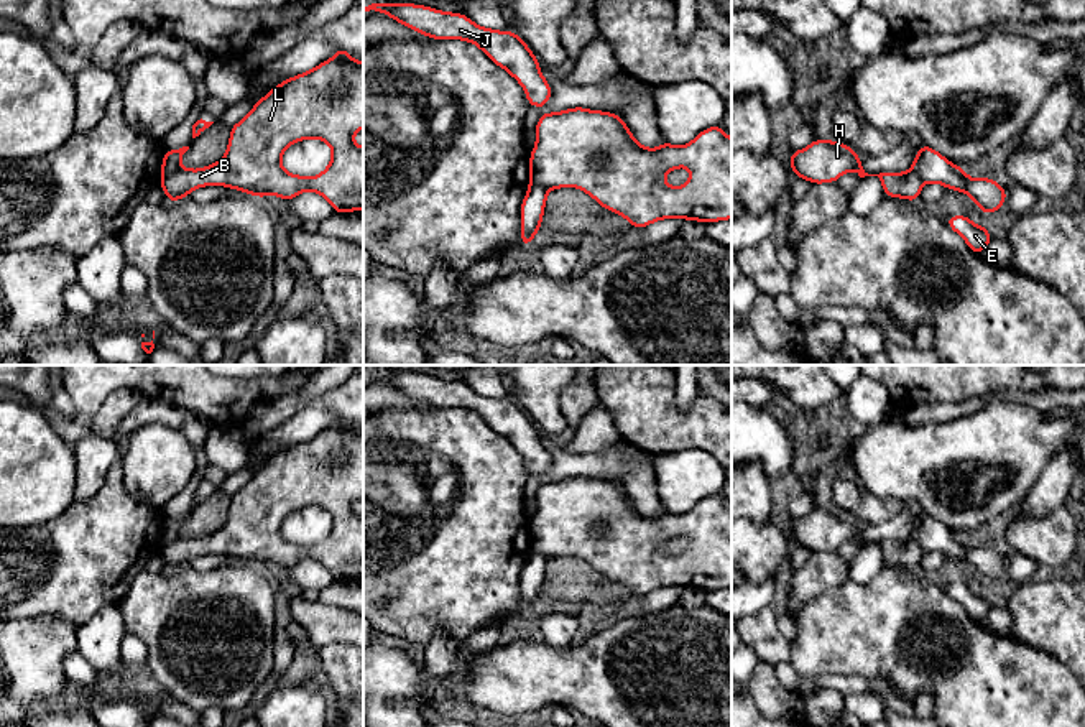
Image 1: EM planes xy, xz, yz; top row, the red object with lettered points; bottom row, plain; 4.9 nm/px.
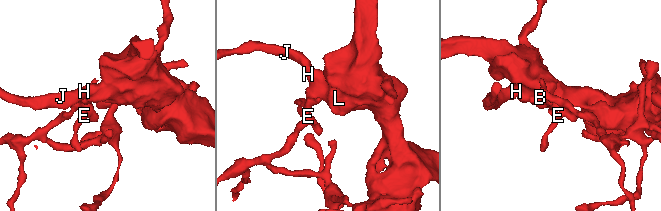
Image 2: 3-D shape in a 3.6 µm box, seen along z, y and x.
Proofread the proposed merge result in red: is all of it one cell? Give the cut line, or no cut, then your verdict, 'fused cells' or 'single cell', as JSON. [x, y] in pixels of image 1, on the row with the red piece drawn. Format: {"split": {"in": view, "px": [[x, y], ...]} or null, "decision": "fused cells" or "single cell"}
{"split": {"in": "xz", "px": [[530, 183], [548, 189]]}, "decision": "fused cells"}

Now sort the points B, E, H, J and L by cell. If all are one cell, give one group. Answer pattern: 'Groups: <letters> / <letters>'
Groups: B H J L / E

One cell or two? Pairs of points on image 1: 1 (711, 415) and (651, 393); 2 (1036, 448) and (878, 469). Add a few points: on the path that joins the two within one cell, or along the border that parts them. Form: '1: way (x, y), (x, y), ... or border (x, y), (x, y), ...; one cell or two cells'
1: way (696, 420), (674, 420), (663, 408); one cell
2: way (997, 454), (952, 456), (944, 463), (918, 463); one cell

